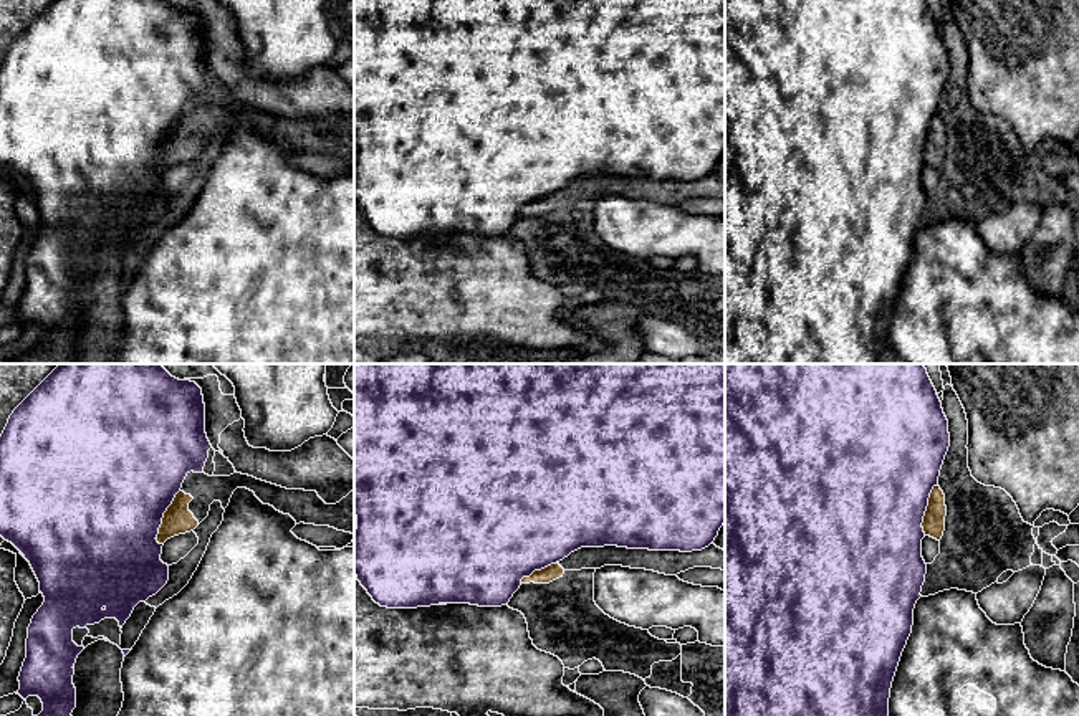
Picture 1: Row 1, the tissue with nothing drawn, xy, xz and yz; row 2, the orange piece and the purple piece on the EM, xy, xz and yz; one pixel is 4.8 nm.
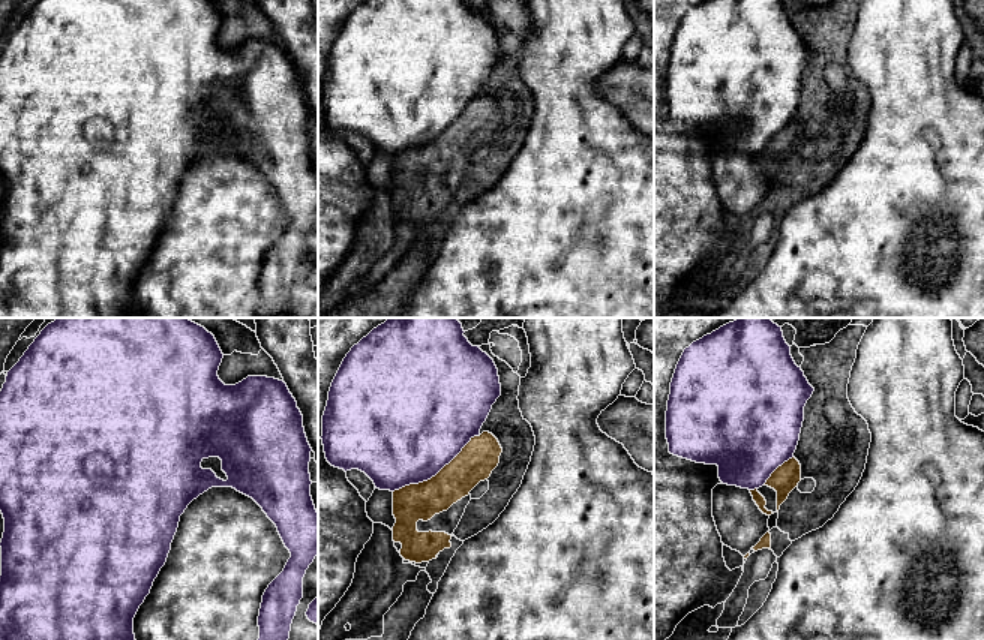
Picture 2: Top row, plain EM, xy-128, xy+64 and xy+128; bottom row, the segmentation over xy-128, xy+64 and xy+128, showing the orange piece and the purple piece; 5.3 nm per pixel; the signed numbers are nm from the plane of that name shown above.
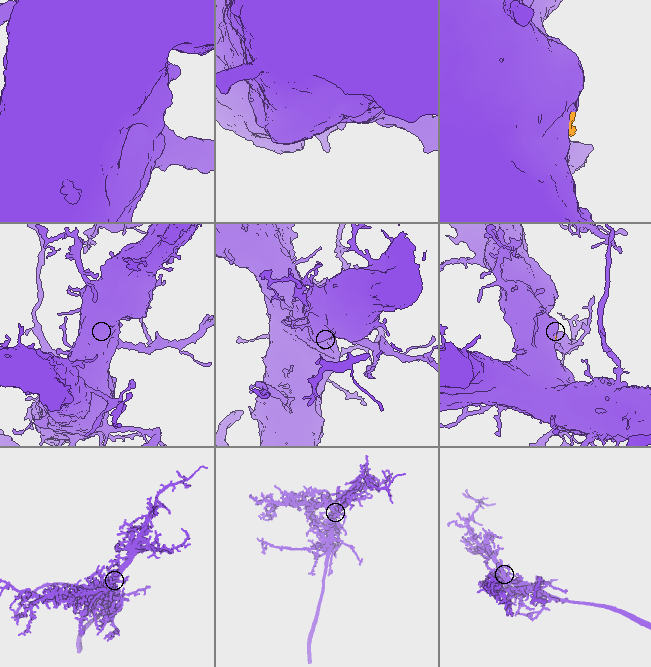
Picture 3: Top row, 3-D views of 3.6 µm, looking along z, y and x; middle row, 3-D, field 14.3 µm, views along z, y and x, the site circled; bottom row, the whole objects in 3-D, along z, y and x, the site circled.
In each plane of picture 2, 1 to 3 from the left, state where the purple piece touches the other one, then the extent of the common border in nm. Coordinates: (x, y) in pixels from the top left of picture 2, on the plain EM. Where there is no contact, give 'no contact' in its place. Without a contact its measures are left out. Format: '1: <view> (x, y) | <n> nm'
1: no contact
2: xy+64 (437, 138) | 550 nm
3: xy+128 (776, 134) | 220 nm

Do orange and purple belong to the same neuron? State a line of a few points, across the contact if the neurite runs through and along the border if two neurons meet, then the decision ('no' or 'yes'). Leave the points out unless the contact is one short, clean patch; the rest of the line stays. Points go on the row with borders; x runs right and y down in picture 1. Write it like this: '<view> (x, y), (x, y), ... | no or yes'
no

